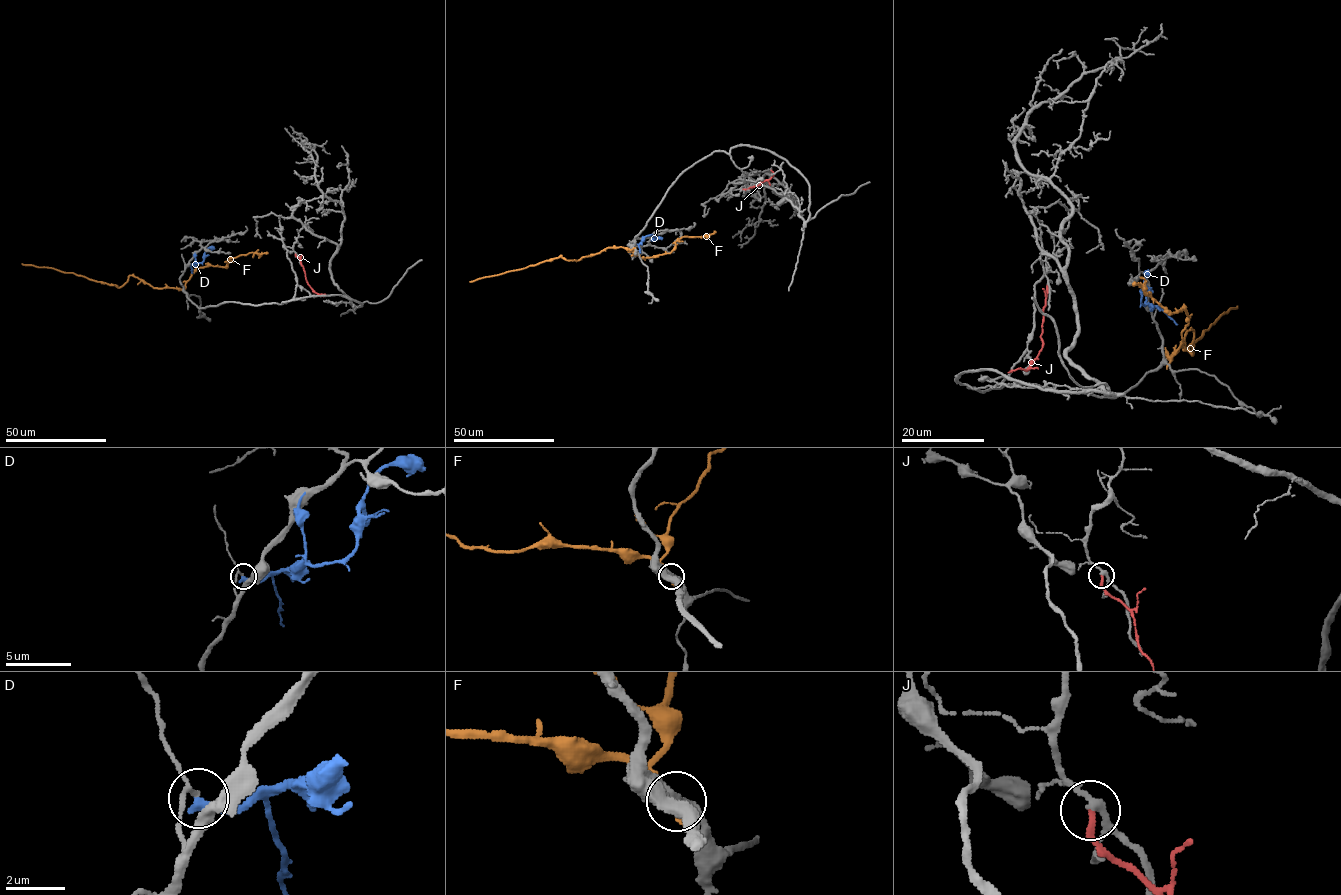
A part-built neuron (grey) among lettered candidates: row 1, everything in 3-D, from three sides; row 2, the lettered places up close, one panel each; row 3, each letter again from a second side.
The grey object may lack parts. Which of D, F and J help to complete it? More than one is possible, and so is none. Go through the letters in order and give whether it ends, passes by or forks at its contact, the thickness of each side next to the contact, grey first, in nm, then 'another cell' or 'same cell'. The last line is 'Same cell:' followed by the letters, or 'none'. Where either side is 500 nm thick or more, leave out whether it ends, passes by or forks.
D: it ends | 130/320 nm | another cell
F: it ends | 200/460 nm | another cell
J: it ends | 180/200 nm | another cell
Same cell: none

